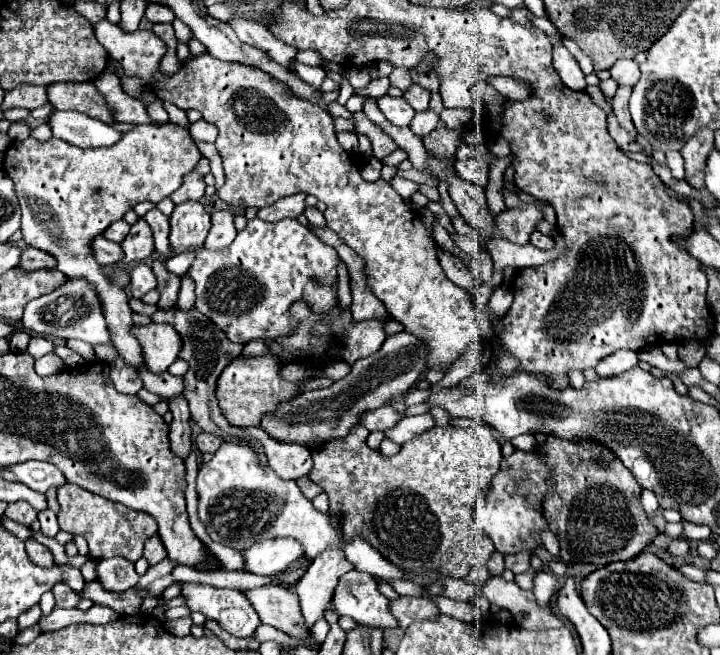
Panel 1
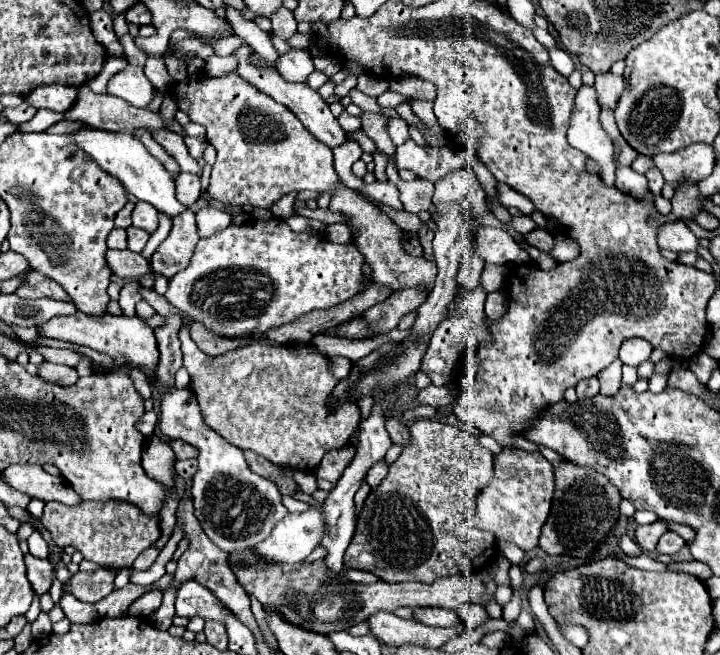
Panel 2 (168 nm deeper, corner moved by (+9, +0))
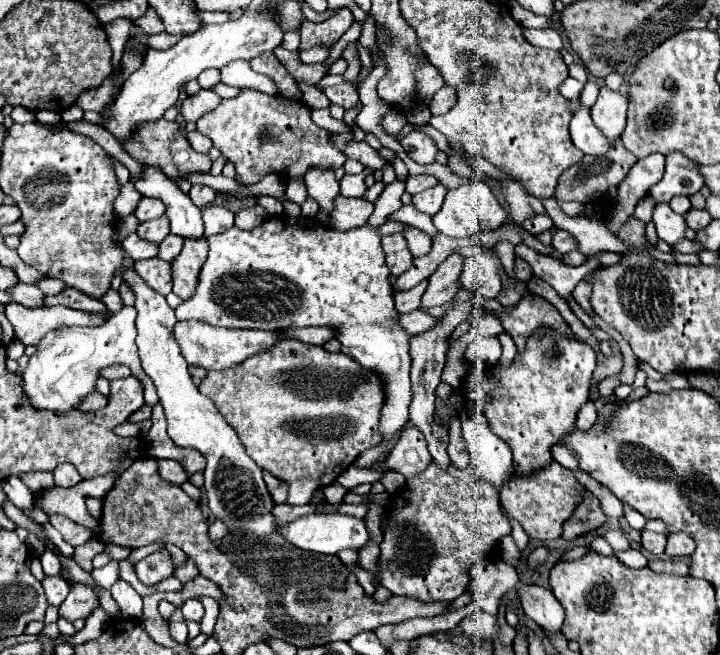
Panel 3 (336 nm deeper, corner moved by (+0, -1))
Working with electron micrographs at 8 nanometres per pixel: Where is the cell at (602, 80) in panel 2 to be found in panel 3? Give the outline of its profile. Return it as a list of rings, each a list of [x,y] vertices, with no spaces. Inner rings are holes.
[[[601,87],[597,103],[591,107],[591,119],[601,129],[601,133],[613,143],[621,137],[625,129],[625,113],[627,113],[627,97],[617,91],[609,91]]]

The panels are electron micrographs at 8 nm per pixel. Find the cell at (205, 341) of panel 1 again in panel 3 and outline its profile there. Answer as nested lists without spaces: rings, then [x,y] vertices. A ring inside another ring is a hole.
[[[263,471],[263,477],[265,477],[265,485],[269,489],[269,495],[271,495],[273,503],[275,505],[285,503],[287,501],[287,485],[283,485],[281,481],[275,481],[275,477],[271,477],[267,471]]]

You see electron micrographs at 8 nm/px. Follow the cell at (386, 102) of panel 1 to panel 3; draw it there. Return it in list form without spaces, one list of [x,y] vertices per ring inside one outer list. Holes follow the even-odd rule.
[[[413,131],[409,133],[403,141],[401,141],[401,147],[405,149],[405,153],[419,165],[431,165],[435,163],[435,155],[437,155],[437,145],[435,141],[421,133],[421,131]]]

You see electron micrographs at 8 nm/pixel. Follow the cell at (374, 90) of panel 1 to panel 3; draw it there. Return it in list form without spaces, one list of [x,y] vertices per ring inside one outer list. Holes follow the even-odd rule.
[[[299,83],[299,87],[303,94],[302,101],[311,109],[328,108],[331,105],[327,96],[315,86]]]

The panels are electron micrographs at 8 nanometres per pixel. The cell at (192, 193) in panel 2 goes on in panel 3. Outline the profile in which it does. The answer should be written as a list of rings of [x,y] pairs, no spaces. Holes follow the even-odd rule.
[[[193,185],[189,197],[191,197],[191,201],[193,201],[199,209],[203,209],[205,205],[211,205],[211,203],[215,201],[217,193],[215,193],[211,187],[205,187],[205,185]]]

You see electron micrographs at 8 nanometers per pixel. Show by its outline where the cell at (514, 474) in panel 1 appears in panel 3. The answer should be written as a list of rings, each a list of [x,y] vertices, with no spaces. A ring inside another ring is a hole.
[[[551,463],[549,467],[529,475],[529,477],[515,477],[511,475],[507,485],[501,489],[501,507],[515,517],[525,533],[531,539],[549,541],[561,537],[563,523],[573,515],[575,507],[581,503],[581,493],[587,487],[581,485],[573,471],[563,469],[559,463]]]

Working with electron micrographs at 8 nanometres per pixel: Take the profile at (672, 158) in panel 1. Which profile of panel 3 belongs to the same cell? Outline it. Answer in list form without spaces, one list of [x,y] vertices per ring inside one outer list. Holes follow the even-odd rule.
[[[685,195],[673,197],[673,199],[669,201],[669,205],[671,205],[671,209],[673,209],[675,213],[679,213],[679,215],[685,215],[685,213],[691,209],[691,201],[689,201]]]

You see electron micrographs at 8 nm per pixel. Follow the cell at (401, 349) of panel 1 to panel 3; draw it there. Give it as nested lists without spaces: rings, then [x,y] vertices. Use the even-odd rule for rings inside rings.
[[[473,181],[469,185],[461,185],[459,189],[447,191],[445,195],[445,203],[441,207],[441,211],[437,211],[433,215],[433,225],[449,237],[471,237],[473,233],[481,231],[481,229],[497,229],[499,225],[503,225],[507,221],[507,213],[505,209],[499,205],[497,197],[491,193],[491,189],[483,183],[483,181]]]

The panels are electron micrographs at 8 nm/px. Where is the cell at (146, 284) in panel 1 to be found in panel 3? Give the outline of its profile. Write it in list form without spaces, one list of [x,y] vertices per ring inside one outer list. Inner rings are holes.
[[[123,307],[113,313],[103,325],[99,327],[61,327],[47,333],[39,343],[35,355],[29,359],[27,367],[21,373],[23,391],[31,401],[33,409],[39,411],[53,411],[57,415],[69,415],[77,409],[87,395],[95,391],[95,381],[101,377],[105,367],[123,363],[129,365],[133,375],[141,379],[145,387],[145,405],[155,407],[159,397],[151,379],[141,371],[137,345],[135,345],[135,309]]]

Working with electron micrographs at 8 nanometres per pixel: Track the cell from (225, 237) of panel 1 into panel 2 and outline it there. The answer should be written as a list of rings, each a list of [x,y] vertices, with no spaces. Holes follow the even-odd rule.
[[[202,208],[200,212],[196,212],[196,220],[198,220],[200,238],[208,238],[222,232],[230,224],[232,216],[216,208]]]

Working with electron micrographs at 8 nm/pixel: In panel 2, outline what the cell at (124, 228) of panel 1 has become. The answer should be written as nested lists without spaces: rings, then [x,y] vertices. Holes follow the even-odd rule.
[[[112,228],[112,232],[106,238],[108,248],[118,248],[124,250],[126,248],[126,230],[124,228]]]

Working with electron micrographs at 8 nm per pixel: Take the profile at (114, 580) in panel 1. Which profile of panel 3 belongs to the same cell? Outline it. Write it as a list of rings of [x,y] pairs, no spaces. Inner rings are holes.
[[[83,583],[71,585],[71,591],[67,595],[67,599],[63,601],[63,605],[59,607],[59,617],[67,619],[67,621],[77,621],[77,619],[87,619],[89,613],[99,605],[97,595],[93,589],[85,587]]]

